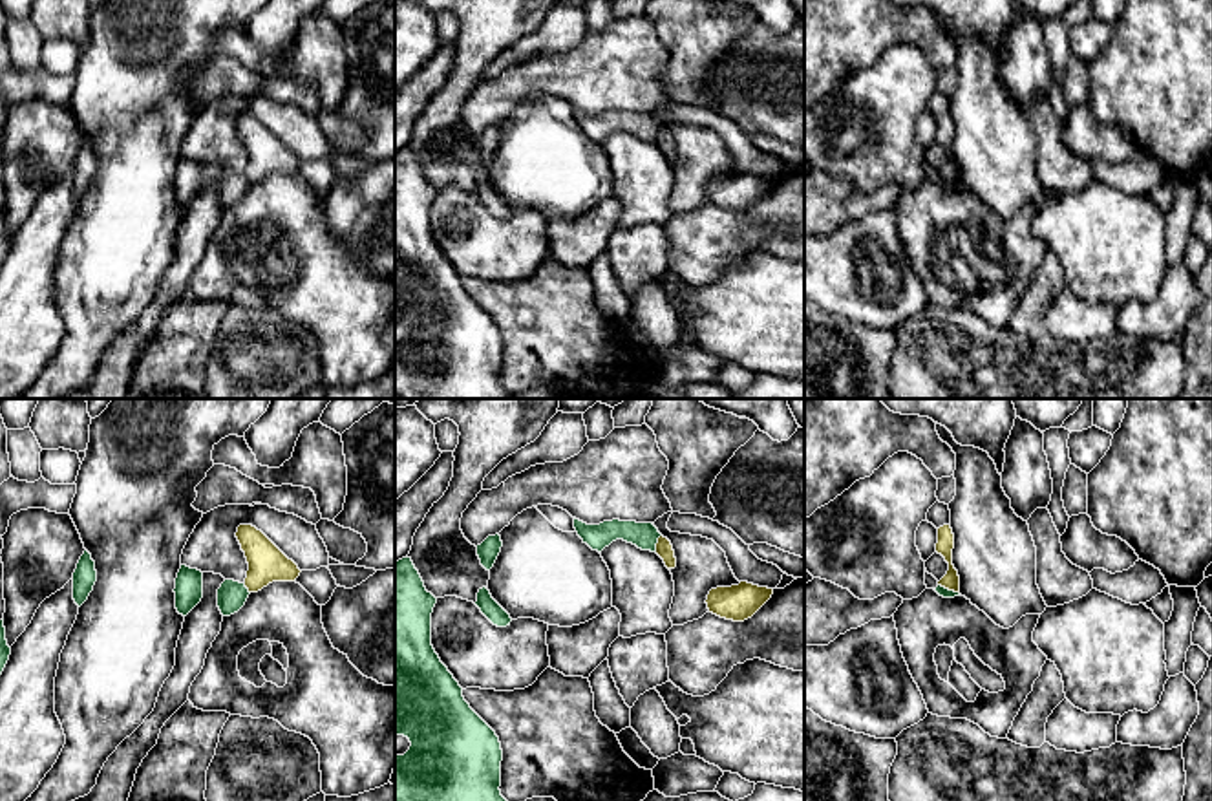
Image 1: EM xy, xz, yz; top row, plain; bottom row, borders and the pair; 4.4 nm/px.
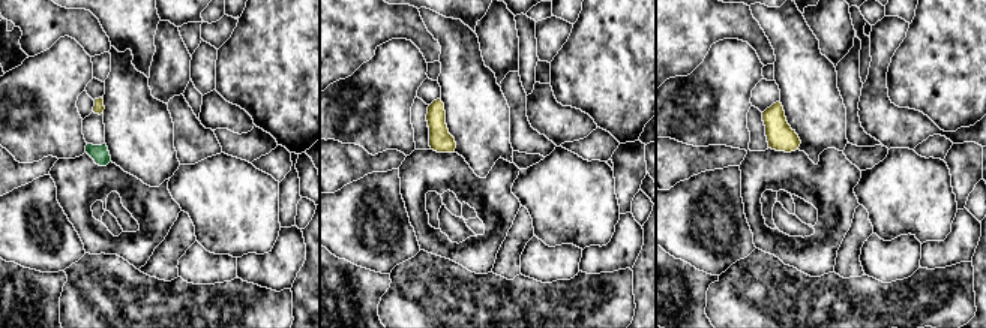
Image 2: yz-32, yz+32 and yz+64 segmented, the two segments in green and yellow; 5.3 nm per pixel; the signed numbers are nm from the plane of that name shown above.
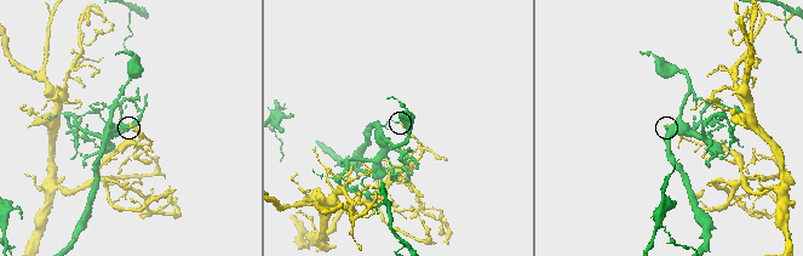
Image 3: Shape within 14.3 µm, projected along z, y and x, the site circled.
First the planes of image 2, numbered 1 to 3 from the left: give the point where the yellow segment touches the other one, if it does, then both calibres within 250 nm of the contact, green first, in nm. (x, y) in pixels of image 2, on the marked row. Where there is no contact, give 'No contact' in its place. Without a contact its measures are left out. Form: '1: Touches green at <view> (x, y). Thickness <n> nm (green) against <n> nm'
1: No contact
2: No contact
3: No contact

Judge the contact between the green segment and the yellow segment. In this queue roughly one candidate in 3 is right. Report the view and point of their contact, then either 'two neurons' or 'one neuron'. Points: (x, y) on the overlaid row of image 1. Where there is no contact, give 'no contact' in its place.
contact xz (657, 542); two neurons

